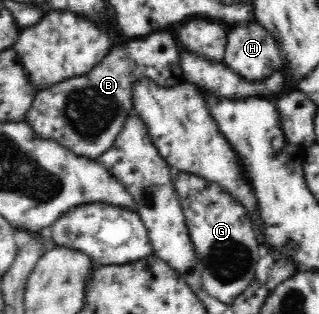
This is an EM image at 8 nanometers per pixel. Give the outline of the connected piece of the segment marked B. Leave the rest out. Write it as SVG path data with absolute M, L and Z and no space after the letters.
M168 32L150 33L142 40L115 46L88 74L36 92L24 122L34 129L36 137L54 140L76 156L98 160L103 152L114 146L124 122L134 115L132 82L142 76L168 88L188 82L181 67L181 52L180 43Z

